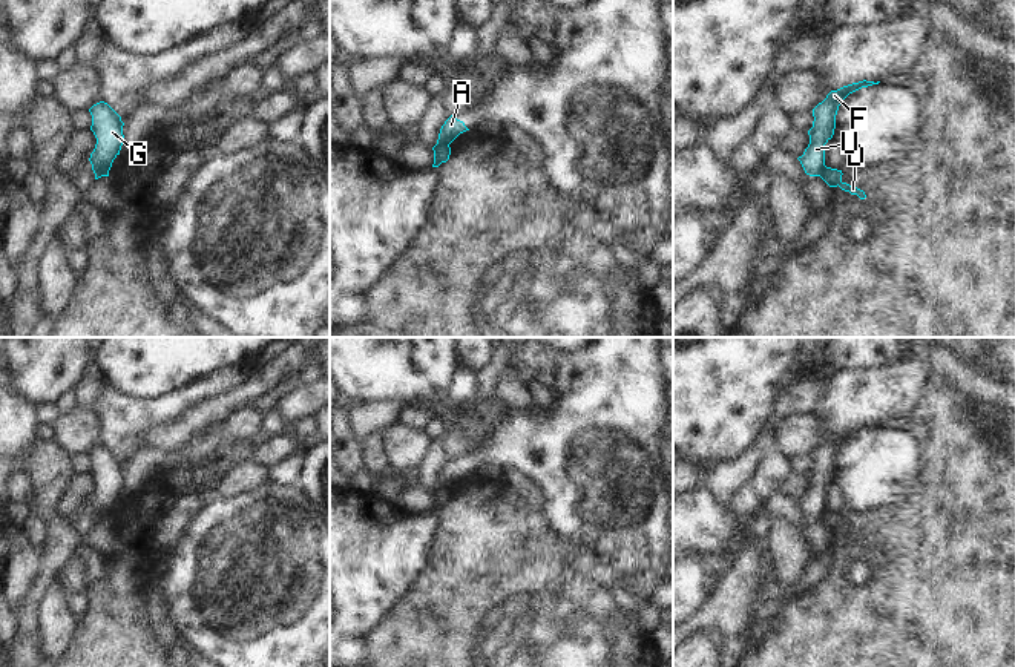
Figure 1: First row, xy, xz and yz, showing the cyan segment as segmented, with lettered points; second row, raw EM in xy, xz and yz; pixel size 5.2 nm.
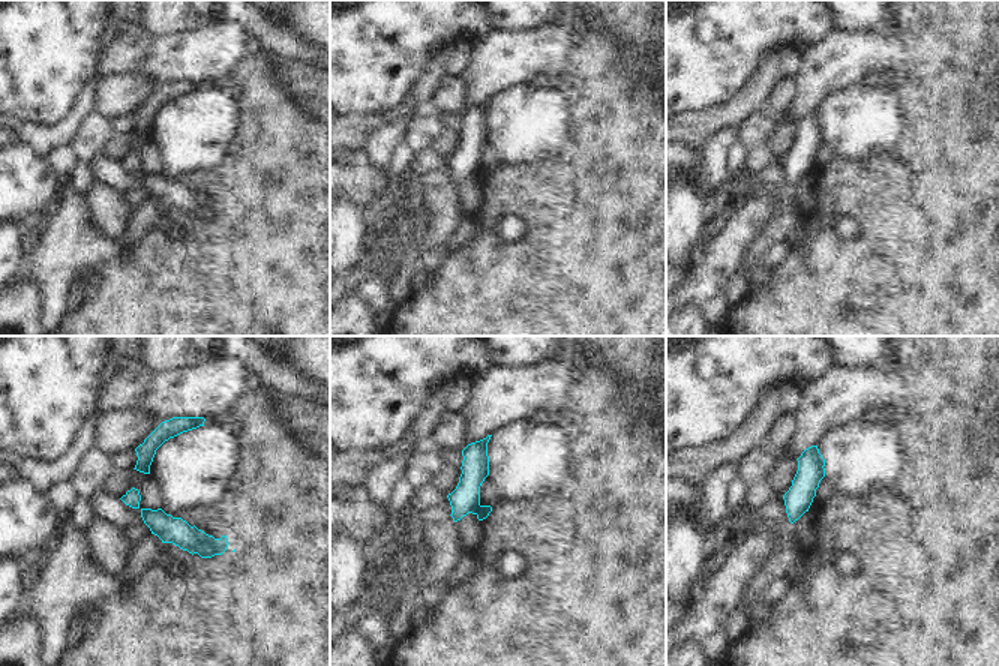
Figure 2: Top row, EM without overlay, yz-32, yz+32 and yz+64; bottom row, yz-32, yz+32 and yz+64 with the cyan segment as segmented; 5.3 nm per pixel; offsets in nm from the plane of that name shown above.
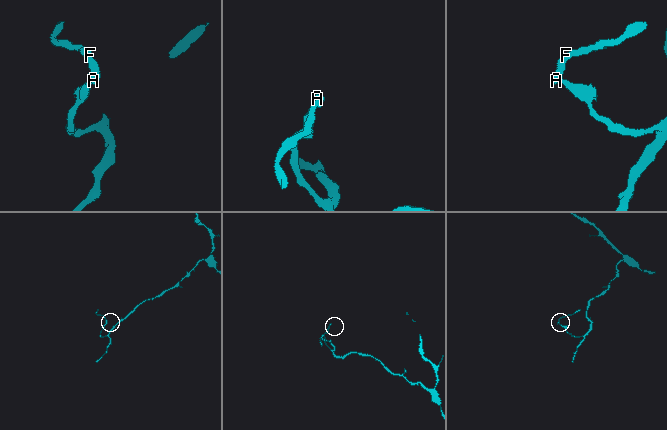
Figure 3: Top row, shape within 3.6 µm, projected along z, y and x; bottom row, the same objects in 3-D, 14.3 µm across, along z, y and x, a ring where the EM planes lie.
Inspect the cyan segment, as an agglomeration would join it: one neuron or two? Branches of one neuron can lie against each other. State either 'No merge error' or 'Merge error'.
Merge error.

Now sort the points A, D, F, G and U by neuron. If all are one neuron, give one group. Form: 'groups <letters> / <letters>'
groups A F G U / D

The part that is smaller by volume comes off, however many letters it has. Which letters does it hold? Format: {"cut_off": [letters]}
{"cut_off": ["A", "F", "G", "U"]}

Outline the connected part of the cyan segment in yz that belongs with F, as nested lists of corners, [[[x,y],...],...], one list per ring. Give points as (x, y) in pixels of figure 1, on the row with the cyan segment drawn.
[[[859,81],[843,86],[837,90],[831,90],[826,98],[813,109],[813,127],[808,130],[810,144],[800,161],[803,170],[810,176],[820,176],[825,166],[825,144],[833,138],[836,129],[836,115],[842,101],[852,92],[879,84],[880,81]]]

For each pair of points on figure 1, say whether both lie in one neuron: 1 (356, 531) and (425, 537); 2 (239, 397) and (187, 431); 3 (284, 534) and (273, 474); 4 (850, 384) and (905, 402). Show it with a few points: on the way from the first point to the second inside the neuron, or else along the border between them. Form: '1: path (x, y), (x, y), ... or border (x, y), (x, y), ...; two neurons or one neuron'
1: path (373, 537), (408, 537); one neuron
2: path (227, 404), (200, 420); one neuron
3: border (266, 480), (275, 485), (295, 486); two neurons
4: path (863, 394), (891, 394); one neuron

